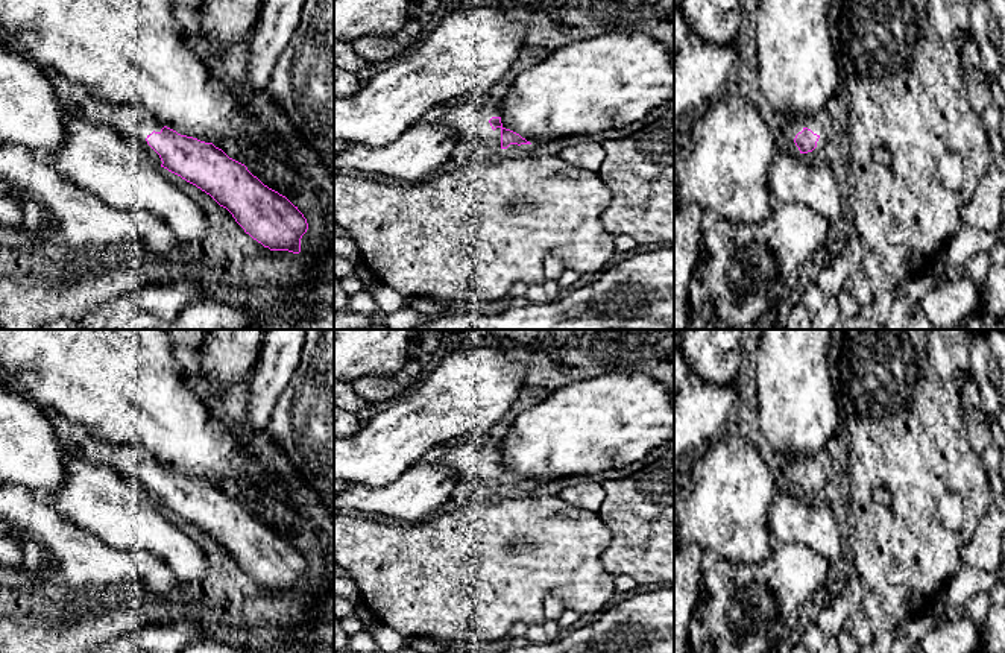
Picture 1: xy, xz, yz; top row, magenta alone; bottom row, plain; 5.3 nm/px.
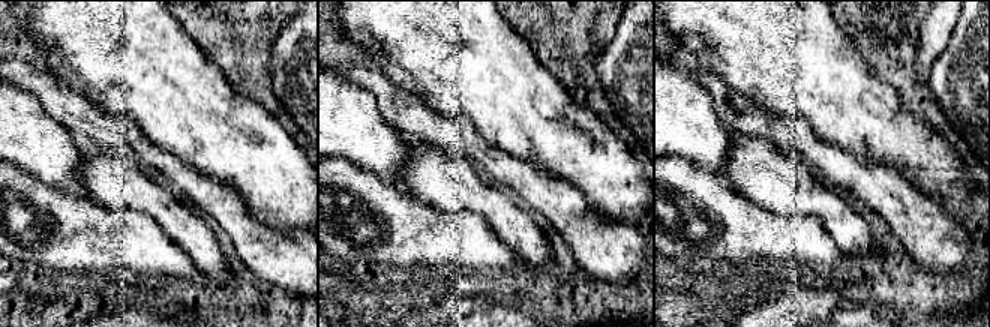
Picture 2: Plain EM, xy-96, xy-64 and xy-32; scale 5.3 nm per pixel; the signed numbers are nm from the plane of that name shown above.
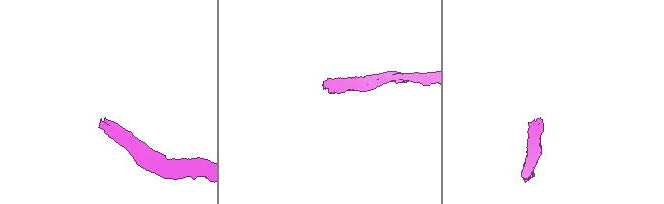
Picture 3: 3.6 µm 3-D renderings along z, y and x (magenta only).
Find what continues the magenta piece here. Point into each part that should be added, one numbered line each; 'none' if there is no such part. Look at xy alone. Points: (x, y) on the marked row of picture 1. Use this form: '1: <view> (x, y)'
1: xy (135, 120)

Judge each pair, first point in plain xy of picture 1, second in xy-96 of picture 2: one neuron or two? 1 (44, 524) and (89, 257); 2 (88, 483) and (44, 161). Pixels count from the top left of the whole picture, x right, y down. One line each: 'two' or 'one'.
1: one
2: two

